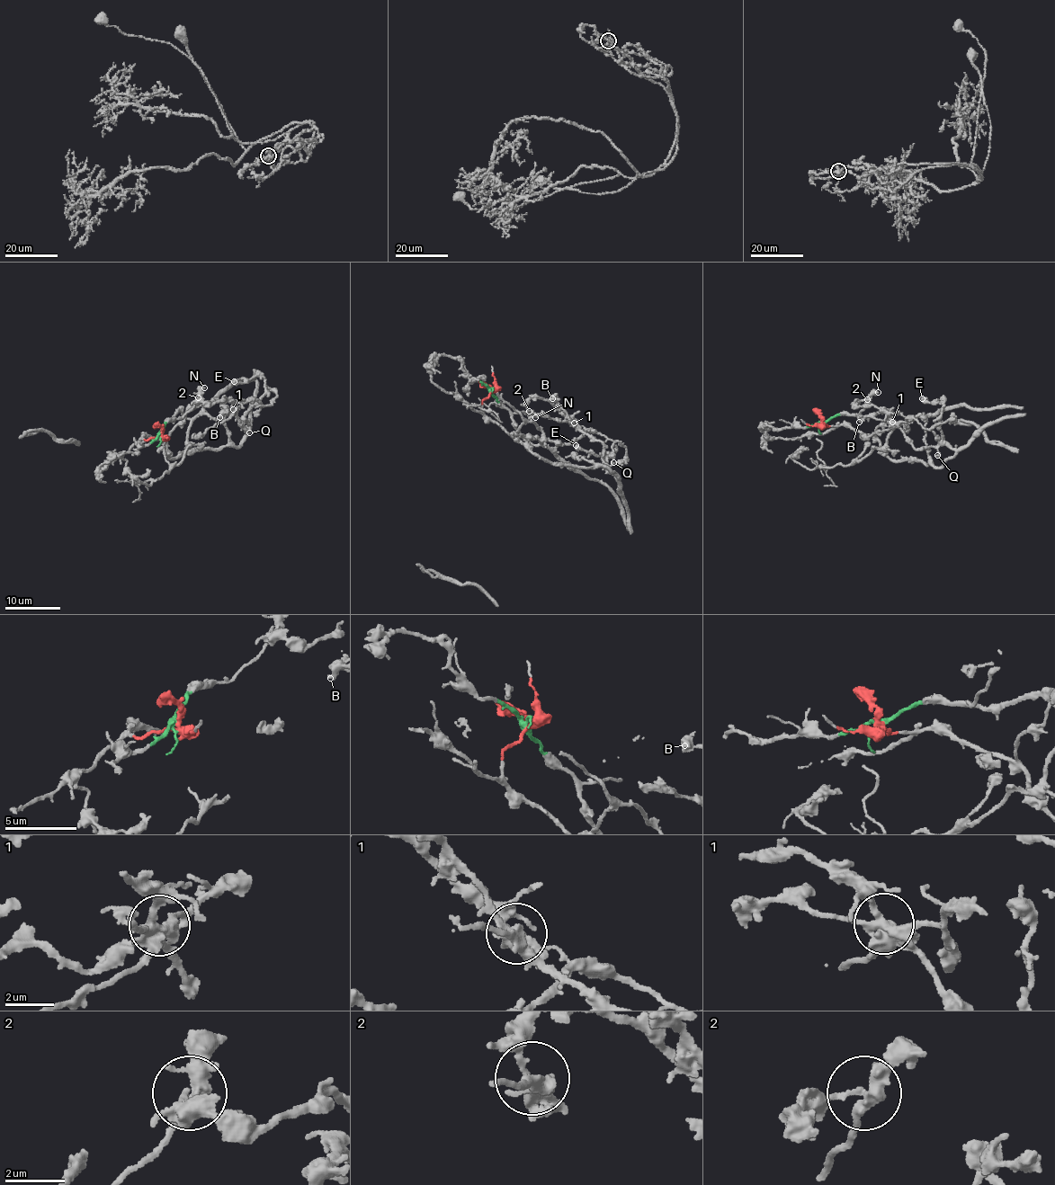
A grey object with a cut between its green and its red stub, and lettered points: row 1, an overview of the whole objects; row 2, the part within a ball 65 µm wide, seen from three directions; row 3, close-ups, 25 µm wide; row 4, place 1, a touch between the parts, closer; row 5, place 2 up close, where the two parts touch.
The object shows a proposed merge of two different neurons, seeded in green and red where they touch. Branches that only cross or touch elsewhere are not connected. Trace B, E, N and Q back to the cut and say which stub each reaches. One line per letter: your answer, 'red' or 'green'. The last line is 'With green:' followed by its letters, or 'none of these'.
B: green
E: red
N: green
Q: red
With green: B, N

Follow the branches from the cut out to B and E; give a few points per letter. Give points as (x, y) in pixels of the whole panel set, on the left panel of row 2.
B: (160, 434), (179, 411), (184, 415), (196, 418), (205, 414), (222, 419), (238, 407), (225, 409), (219, 417)
E: (160, 434), (141, 438), (161, 439), (173, 458), (239, 445), (264, 378), (234, 381)

